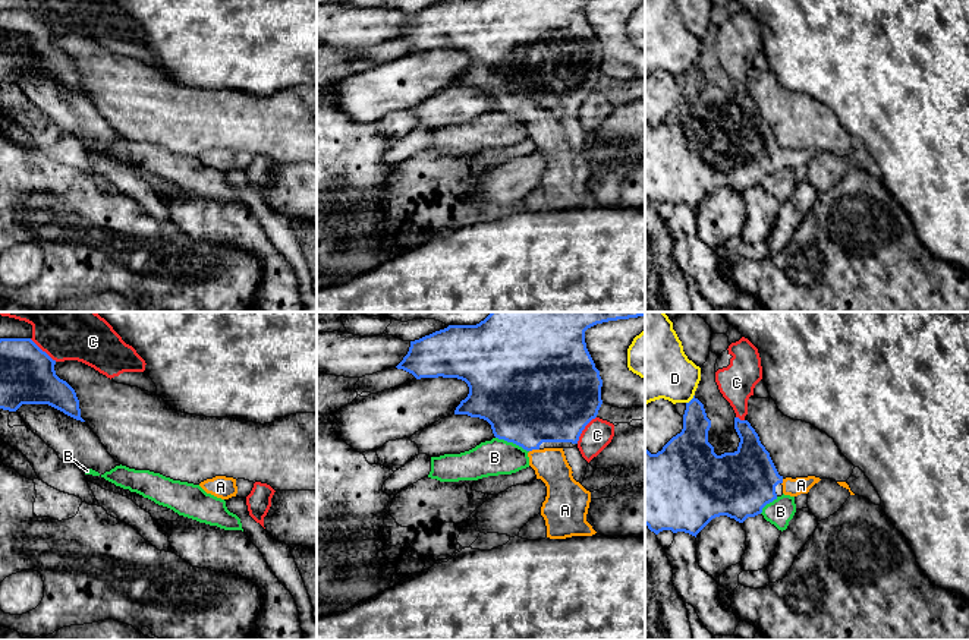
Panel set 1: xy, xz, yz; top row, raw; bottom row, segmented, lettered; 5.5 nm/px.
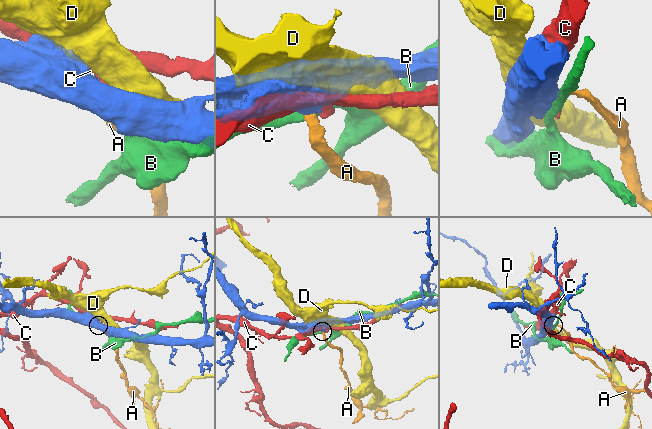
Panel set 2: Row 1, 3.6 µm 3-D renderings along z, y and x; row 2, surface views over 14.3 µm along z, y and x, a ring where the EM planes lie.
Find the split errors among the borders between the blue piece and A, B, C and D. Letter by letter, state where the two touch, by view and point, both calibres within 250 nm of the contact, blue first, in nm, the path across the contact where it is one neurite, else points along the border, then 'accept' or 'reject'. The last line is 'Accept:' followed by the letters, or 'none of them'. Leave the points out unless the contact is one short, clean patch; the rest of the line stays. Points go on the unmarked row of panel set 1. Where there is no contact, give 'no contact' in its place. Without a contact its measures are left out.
A: contact xz (534, 120); calibres 460 and 190 nm; way xz (529, 75), (529, 112), (534, 120), (550, 136); accept
B: contact xz (512, 113); calibres 500 and 200 nm; reject
C: contact xz (584, 100); calibres 500 and 160 nm; reject
D: contact yz (692, 71); calibres 180 and 320 nm; reject
Accept: A

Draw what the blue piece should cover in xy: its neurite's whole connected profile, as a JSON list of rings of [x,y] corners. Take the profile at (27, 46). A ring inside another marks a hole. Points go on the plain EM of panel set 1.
[[[0,10],[0,81],[48,76],[85,94],[75,62],[56,47],[54,37],[31,10]]]

